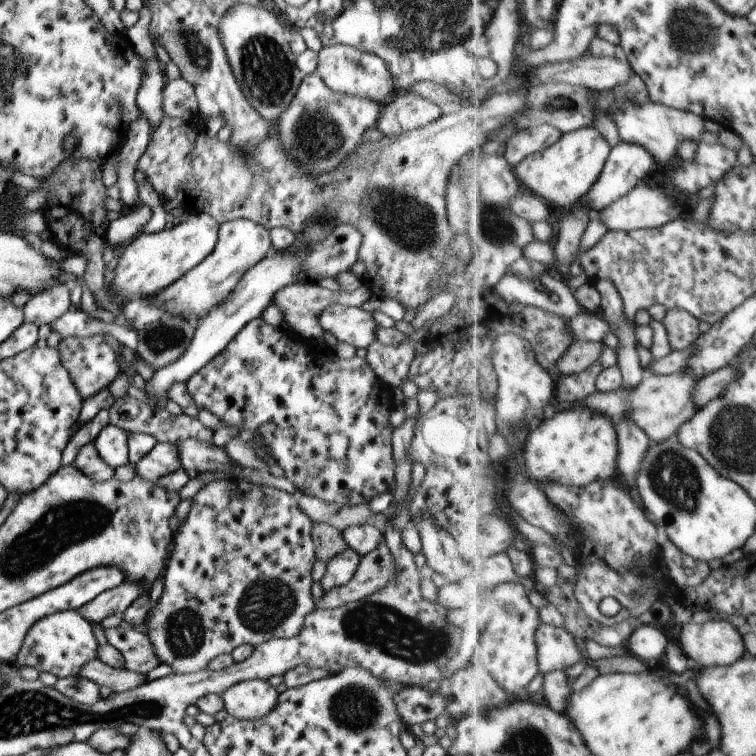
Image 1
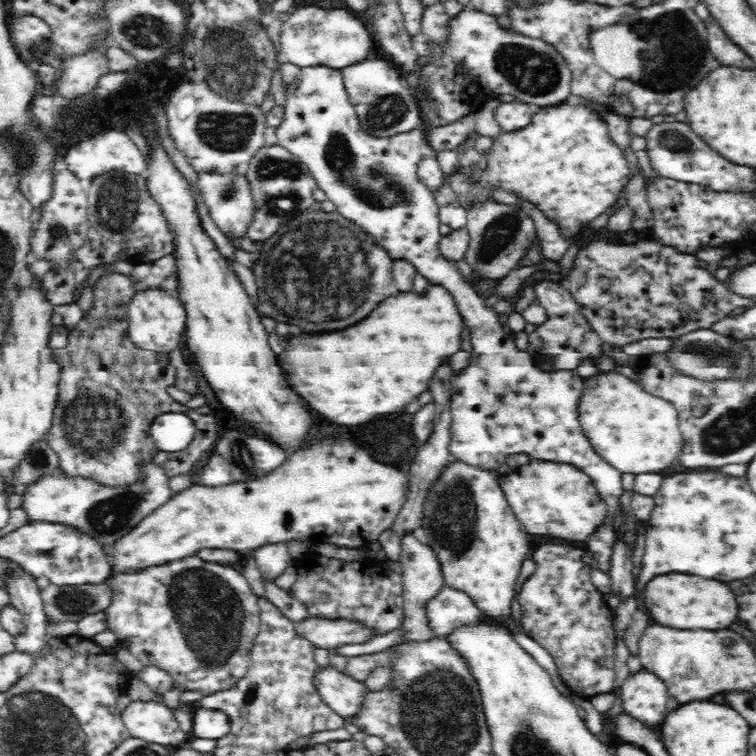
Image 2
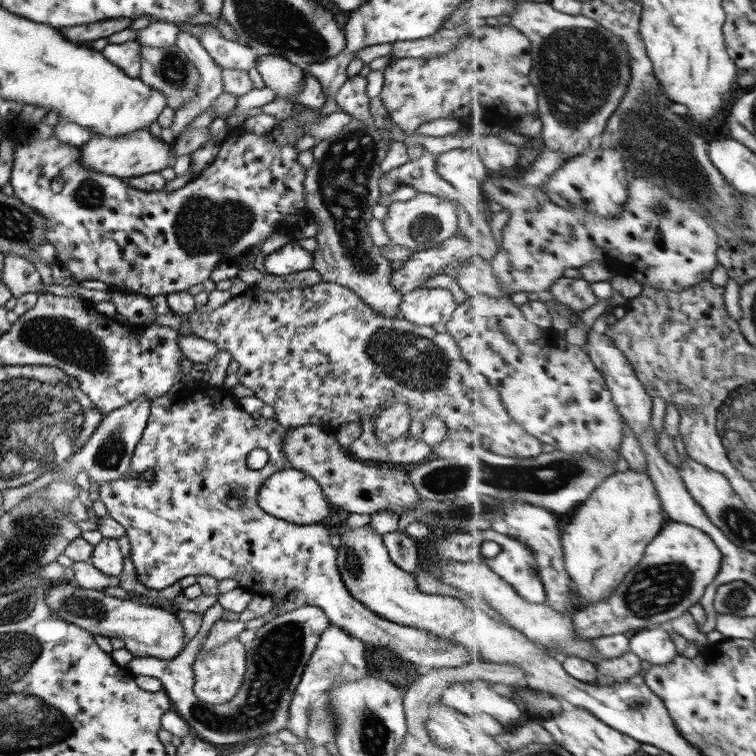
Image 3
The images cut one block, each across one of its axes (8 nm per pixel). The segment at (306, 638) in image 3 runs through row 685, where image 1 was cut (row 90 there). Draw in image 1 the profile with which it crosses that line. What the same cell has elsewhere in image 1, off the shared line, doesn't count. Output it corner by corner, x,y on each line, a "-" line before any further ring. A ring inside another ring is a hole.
237,2
217,24
221,46
241,94
263,119
272,122
289,106
304,76
295,64
296,55
291,52
283,27
282,18
265,3
252,6
-
181,77
164,81
161,98
163,117
173,117
189,122
190,118
197,114
194,92
190,84

